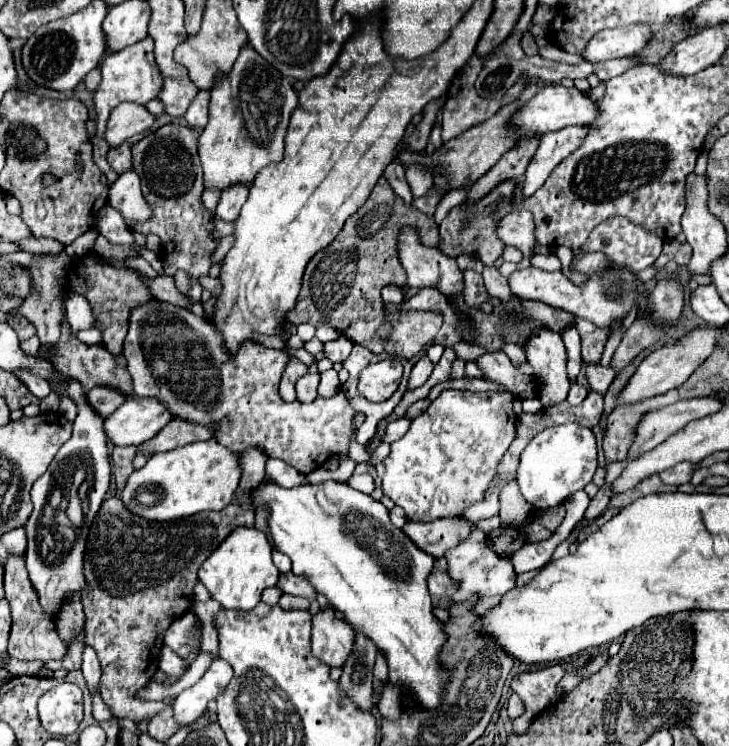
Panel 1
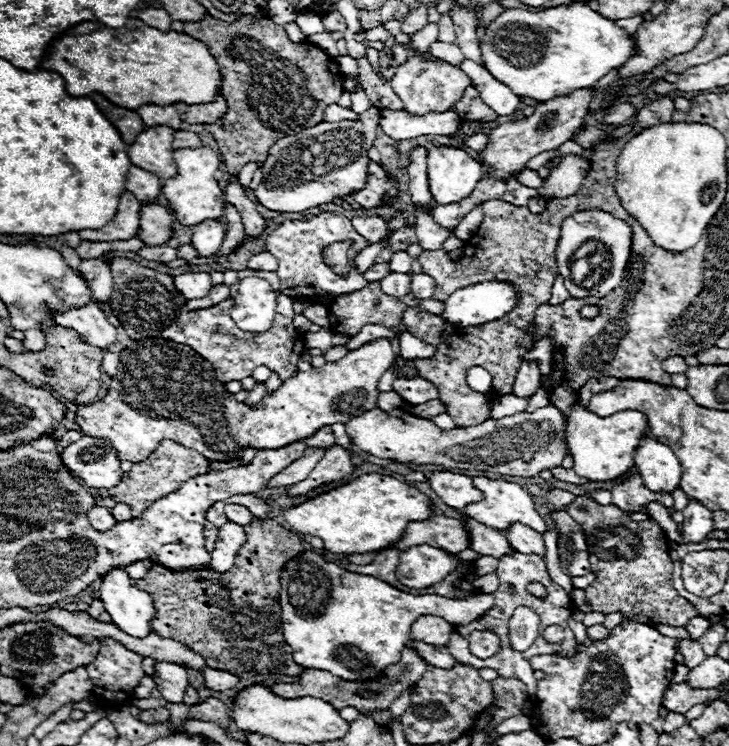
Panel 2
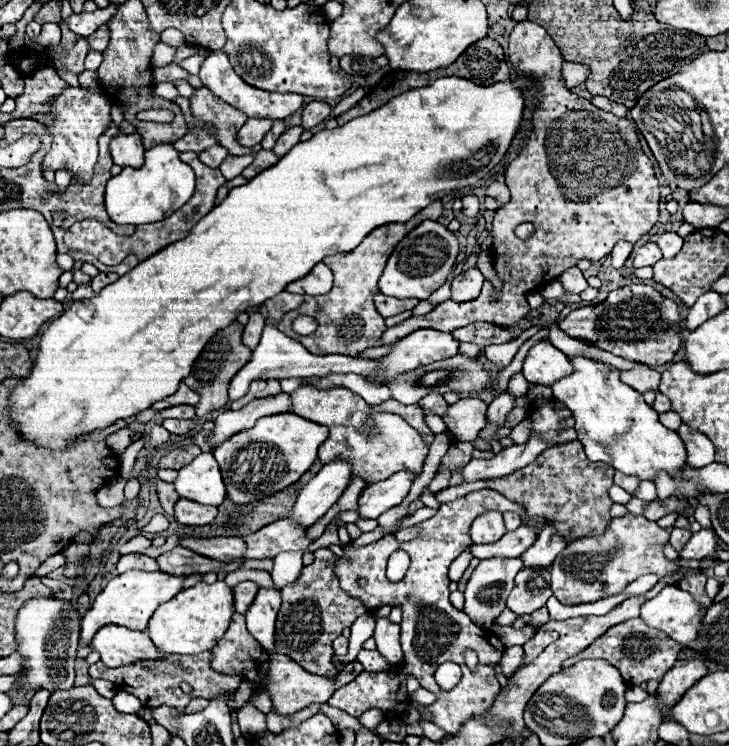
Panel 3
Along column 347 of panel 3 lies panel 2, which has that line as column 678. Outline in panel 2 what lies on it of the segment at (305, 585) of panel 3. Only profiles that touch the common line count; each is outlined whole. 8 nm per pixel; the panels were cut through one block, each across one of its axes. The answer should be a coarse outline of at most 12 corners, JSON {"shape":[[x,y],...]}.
{"shape":[[578,496],[594,612],[686,626],[658,522]]}

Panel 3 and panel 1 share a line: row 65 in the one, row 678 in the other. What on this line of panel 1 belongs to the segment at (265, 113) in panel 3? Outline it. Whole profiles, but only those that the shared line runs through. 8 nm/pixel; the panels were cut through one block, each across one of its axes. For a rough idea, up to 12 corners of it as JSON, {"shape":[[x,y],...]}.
{"shape":[[216,658],[198,684],[176,696],[174,720],[196,722],[228,686],[232,666]]}

